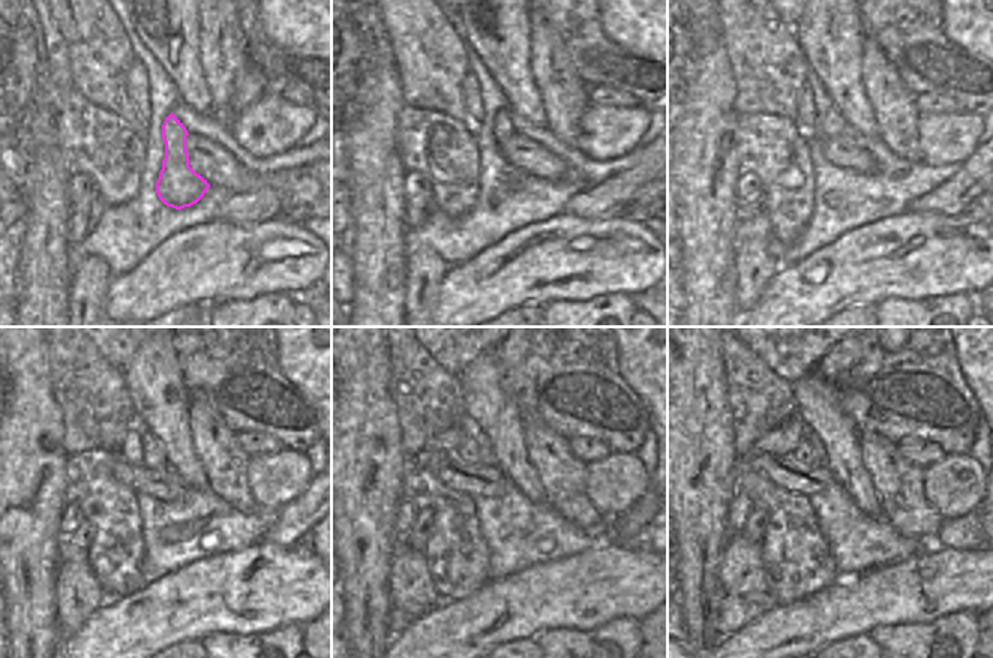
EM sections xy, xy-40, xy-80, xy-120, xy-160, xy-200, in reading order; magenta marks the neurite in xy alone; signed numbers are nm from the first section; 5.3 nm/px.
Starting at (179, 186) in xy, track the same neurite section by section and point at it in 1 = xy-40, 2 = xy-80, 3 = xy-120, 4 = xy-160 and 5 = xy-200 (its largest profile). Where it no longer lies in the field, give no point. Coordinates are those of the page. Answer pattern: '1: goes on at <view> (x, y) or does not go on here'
1: goes on at xy-40 (504, 128)
2: goes on at xy-80 (833, 123)
3: goes on at xy-120 (155, 456)
4: goes on at xy-160 (483, 445)
5: goes on at xy-200 (816, 444)

